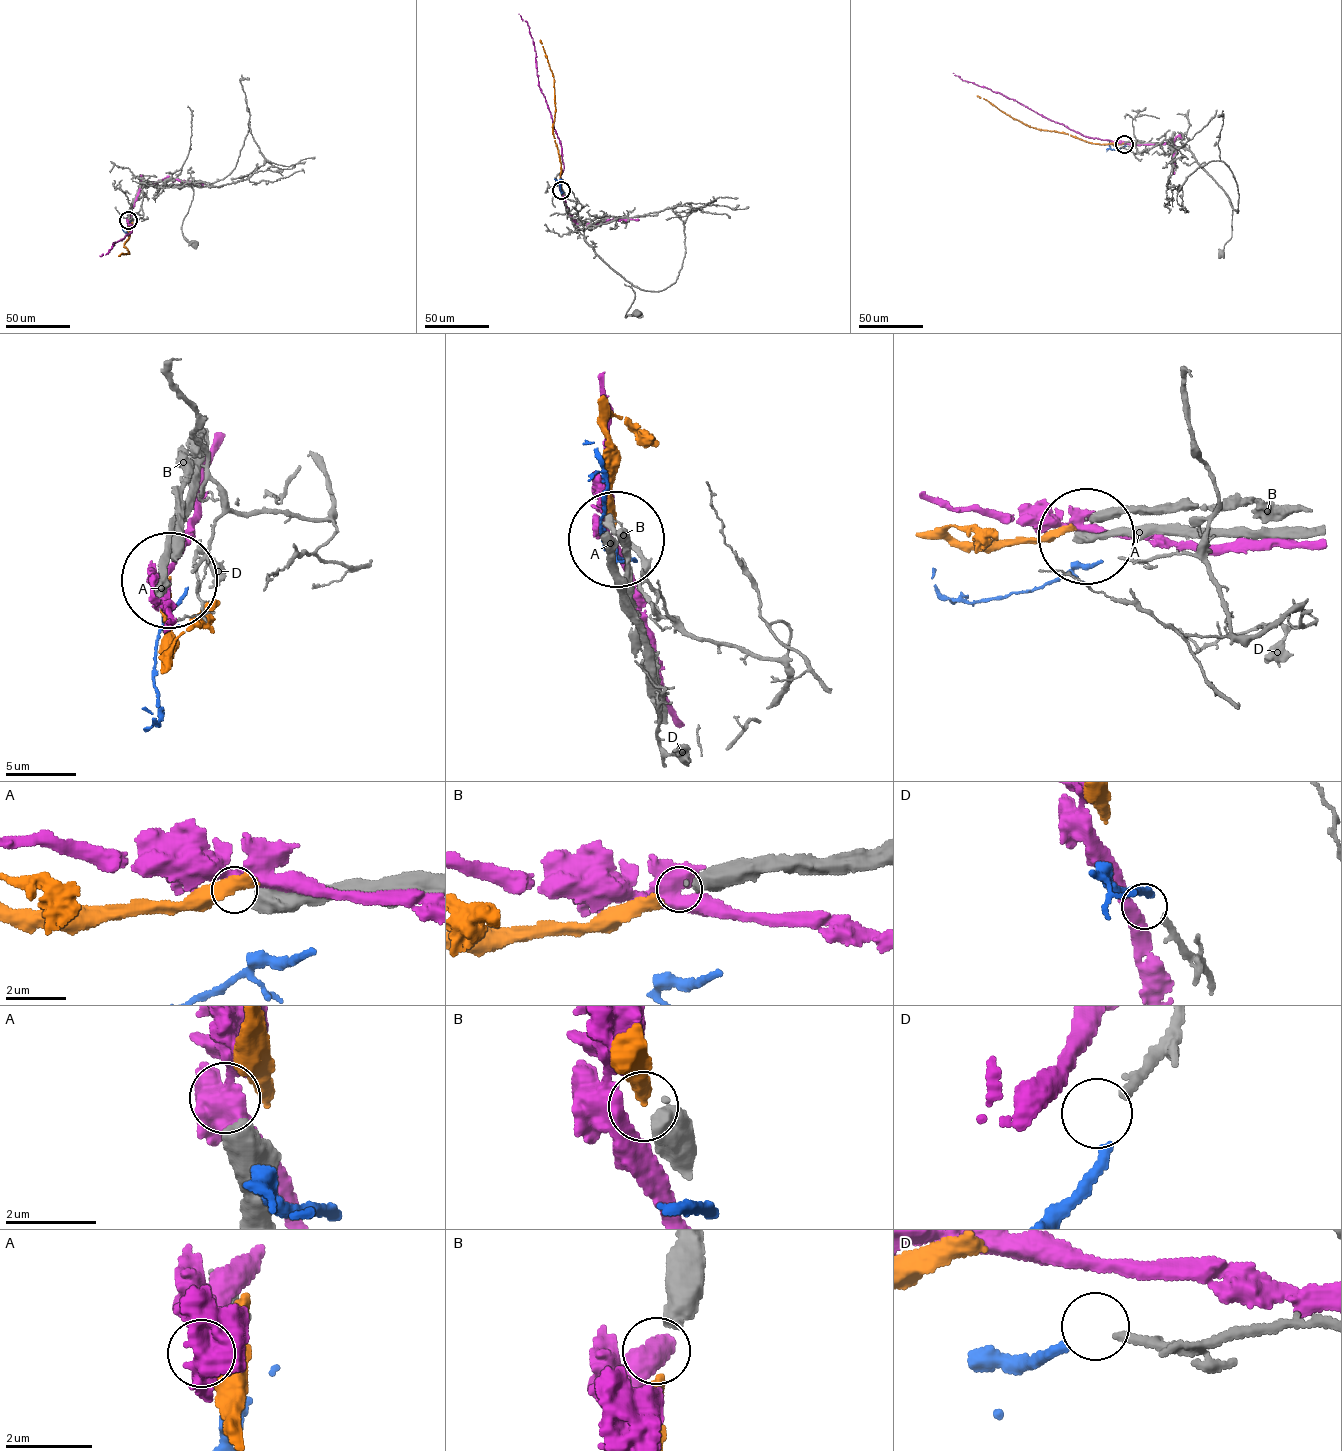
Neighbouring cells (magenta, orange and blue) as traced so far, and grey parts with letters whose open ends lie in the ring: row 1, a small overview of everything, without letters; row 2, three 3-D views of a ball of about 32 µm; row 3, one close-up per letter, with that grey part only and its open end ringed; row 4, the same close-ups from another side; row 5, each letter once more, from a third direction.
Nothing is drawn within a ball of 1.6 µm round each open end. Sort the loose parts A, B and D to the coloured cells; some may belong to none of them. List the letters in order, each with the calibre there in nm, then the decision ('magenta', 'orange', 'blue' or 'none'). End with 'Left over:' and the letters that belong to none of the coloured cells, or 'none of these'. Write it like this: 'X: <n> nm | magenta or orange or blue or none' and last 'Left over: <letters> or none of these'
A: 600 nm | none
B: 550 nm | orange
D: 190 nm | blue
Left over: A

